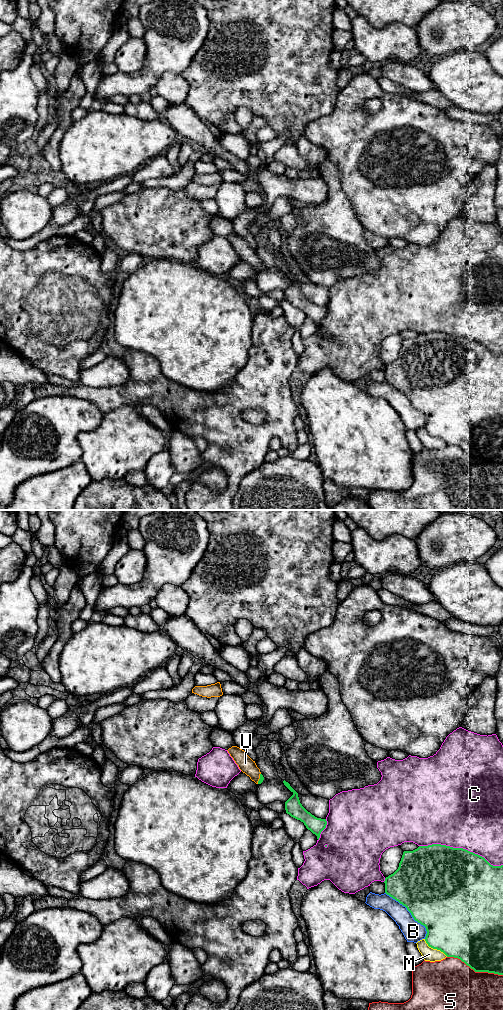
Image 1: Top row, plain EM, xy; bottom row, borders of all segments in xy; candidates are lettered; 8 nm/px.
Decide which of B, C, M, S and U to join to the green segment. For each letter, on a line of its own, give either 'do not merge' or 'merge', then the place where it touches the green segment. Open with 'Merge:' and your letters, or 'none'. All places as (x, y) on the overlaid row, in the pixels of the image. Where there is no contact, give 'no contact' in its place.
Merge: U
B: do not merge; meets green in xy at (411, 914)
C: do not merge; meets green in xy at (461, 848)
M: do not merge; meets green in xy at (435, 948)
S: do not merge; meets green in xy at (475, 971)
U: merge; meets green in xy at (260, 778)

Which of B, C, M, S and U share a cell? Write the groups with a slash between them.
B / C / M / S / U

